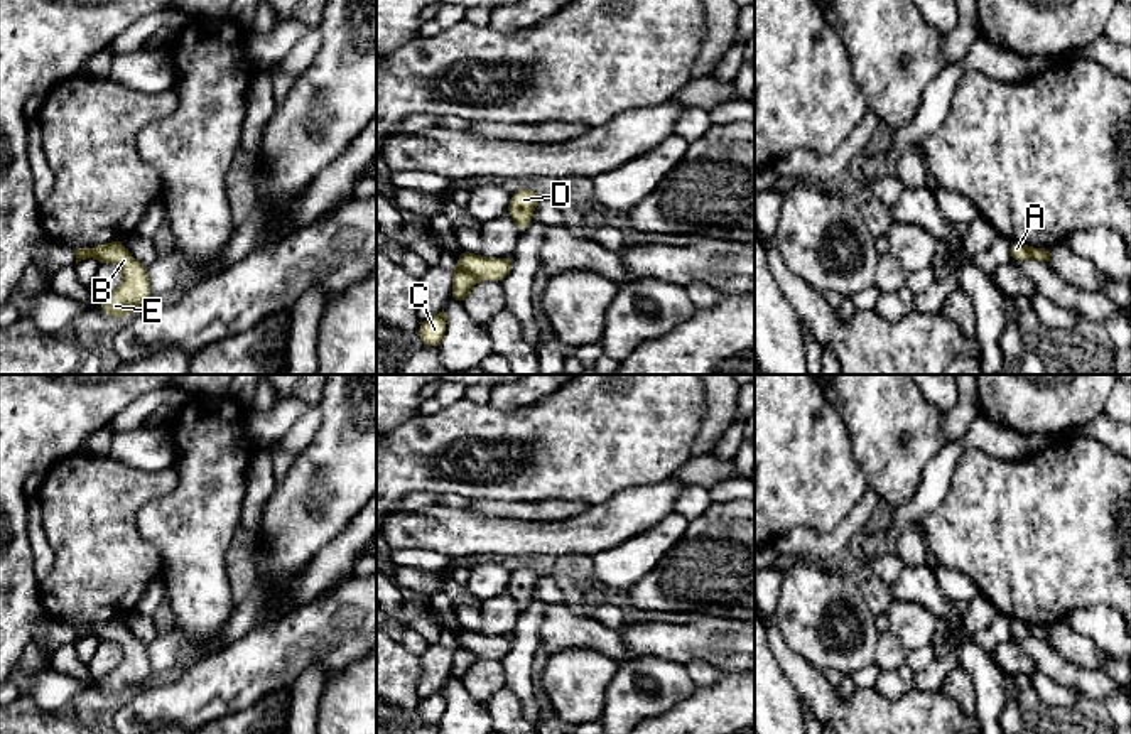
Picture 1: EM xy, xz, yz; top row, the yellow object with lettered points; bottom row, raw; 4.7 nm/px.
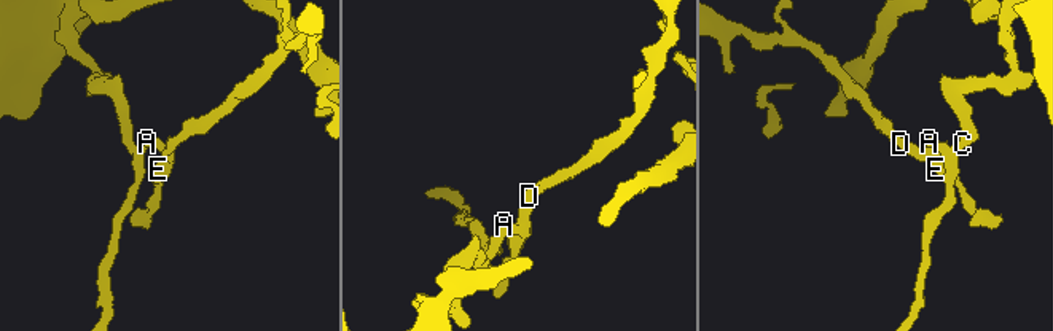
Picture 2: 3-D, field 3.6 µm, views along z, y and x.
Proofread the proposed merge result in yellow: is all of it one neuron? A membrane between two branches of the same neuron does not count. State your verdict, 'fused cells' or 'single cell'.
fused cells

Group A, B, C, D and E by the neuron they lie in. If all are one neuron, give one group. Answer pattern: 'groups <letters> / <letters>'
groups A B D E / C

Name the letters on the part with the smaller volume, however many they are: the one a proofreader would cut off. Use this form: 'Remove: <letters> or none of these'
Remove: A, B, D, E

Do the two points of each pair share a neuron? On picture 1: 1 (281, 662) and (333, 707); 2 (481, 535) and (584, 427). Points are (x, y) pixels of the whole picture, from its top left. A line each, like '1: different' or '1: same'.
1: different
2: different

